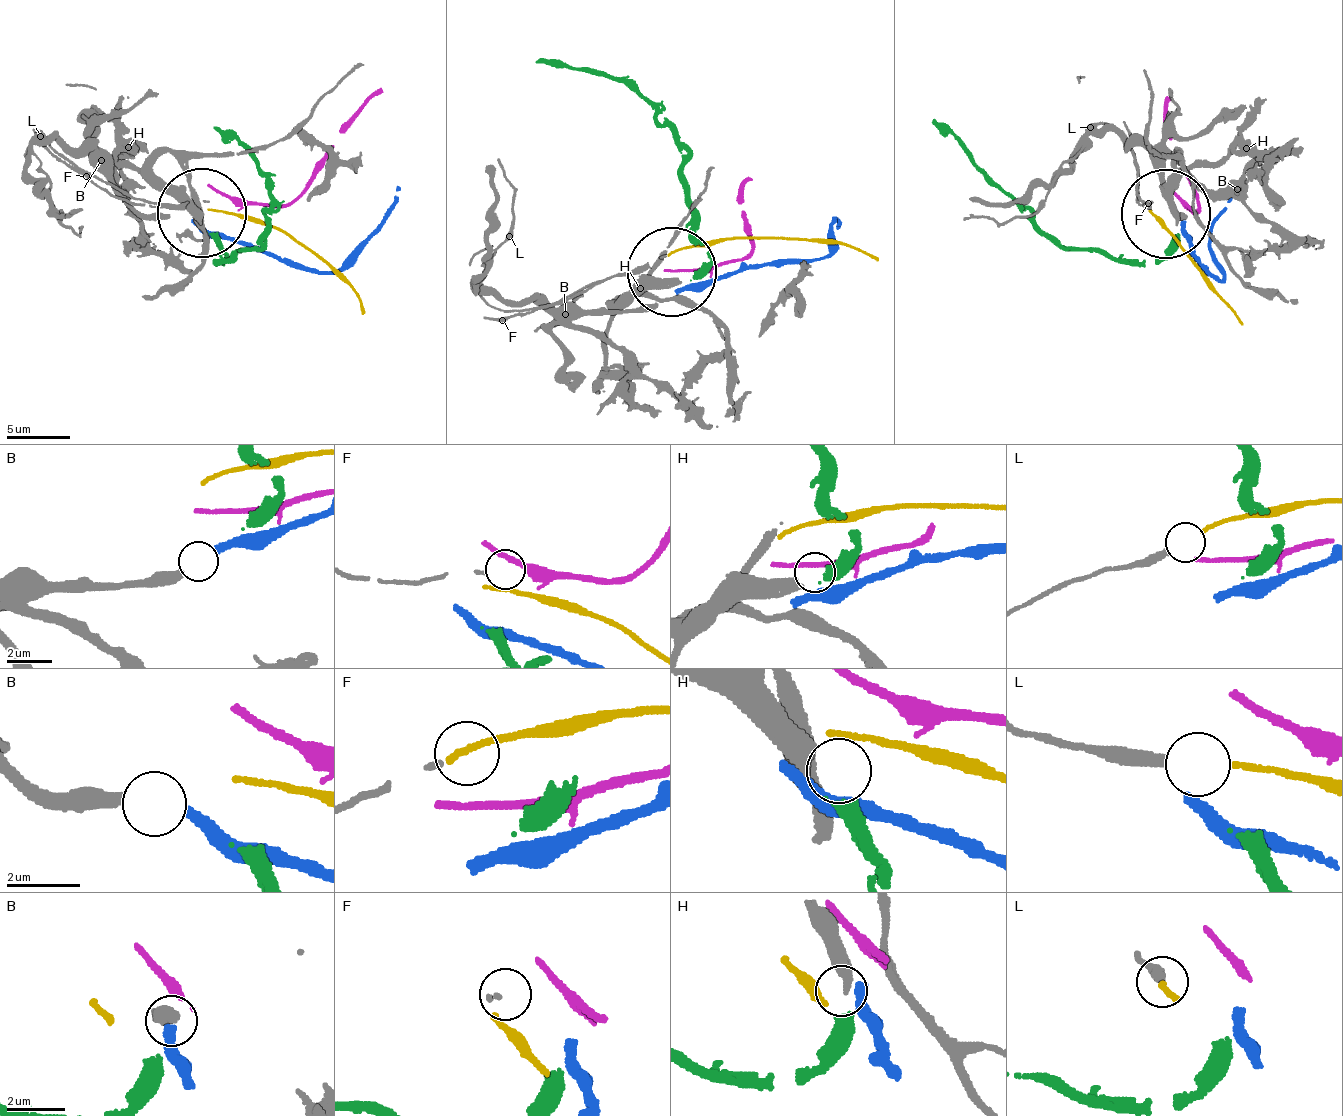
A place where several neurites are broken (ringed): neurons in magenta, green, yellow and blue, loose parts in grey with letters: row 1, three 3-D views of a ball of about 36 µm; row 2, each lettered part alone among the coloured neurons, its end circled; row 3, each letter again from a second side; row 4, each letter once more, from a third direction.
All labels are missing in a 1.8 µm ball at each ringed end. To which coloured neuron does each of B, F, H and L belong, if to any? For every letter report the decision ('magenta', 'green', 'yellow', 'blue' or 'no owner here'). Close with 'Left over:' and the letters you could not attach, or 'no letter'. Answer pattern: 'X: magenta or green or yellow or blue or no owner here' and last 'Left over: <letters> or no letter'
B: blue
F: no owner here
H: green
L: yellow
Left over: F

